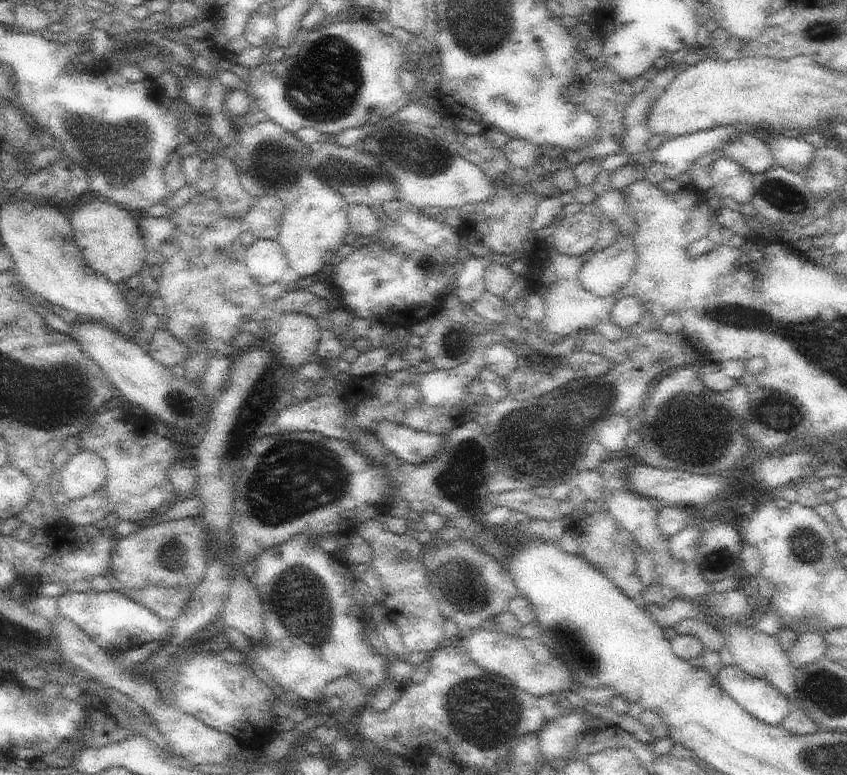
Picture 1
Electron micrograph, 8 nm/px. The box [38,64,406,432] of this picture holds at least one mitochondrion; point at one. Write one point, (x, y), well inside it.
(123, 147)

